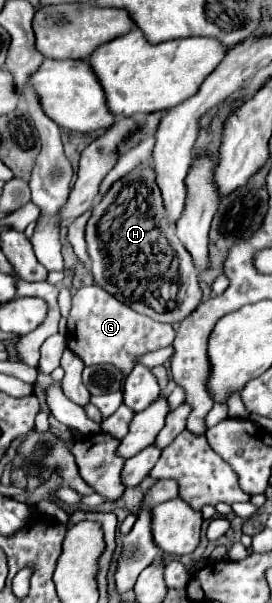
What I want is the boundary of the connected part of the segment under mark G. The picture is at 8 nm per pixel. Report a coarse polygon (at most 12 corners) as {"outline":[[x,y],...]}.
{"outline":[[99,285],[73,295],[67,347],[129,373],[175,339]]}

